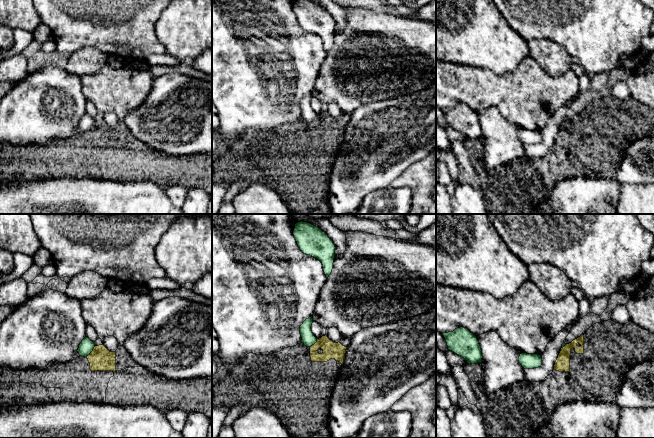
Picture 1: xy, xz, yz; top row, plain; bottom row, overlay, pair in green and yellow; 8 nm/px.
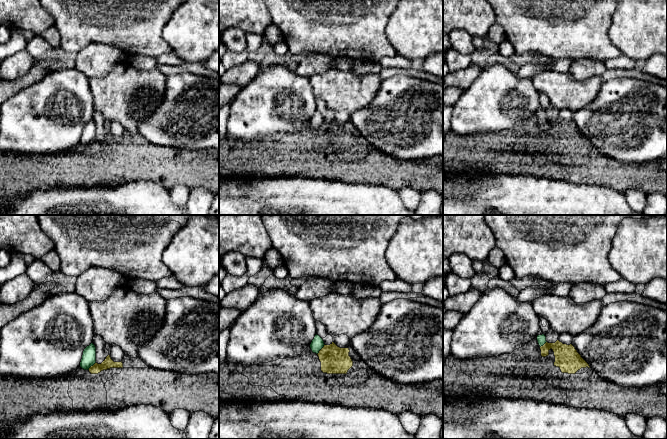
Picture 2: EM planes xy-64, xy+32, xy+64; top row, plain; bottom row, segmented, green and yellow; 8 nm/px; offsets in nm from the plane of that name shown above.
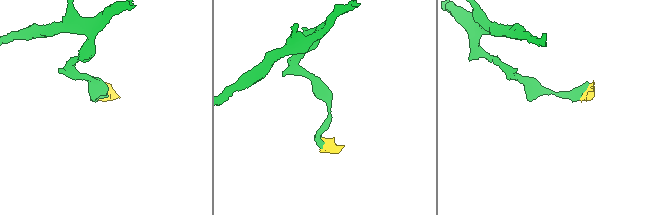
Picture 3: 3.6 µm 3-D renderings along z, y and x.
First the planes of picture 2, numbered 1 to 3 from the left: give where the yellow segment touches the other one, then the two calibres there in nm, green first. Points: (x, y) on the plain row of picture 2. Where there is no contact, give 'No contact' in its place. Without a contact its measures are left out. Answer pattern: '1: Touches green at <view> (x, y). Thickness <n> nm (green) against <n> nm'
1: Touches green at xy-64 (91, 141). Thickness 110 nm (green) against 90 nm
2: Touches green at xy+32 (321, 124). Thickness 100 nm (green) against 220 nm
3: Touches green at xy+64 (543, 120). Thickness 70 nm (green) against 200 nm

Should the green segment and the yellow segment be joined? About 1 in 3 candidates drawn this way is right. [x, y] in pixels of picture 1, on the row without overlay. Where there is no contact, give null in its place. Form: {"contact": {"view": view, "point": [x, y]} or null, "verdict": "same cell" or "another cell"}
{"contact": {"view": "xy", "point": [92, 126]}, "verdict": "another cell"}

